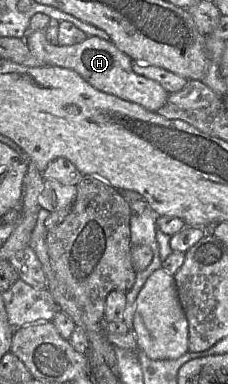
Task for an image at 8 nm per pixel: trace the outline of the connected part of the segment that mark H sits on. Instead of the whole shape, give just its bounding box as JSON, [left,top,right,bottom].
[24,30,169,112]

